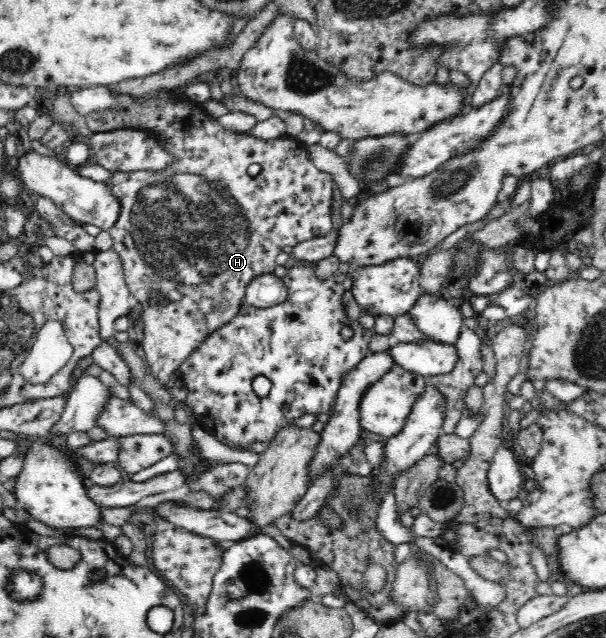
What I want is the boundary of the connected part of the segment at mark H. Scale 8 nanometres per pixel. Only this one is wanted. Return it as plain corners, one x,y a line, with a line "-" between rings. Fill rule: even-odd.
155,92
153,97
148,97
148,94
145,97
137,97
136,104
130,107
129,111
103,110
91,112
85,117
87,126
95,133
127,127
155,133
162,140
166,150
177,156
177,162
173,166
165,168
165,170
159,170
159,172
116,171
116,175
109,181
109,185
113,187
115,197
119,197
122,205
122,214
118,222
109,230
113,240
112,249
120,256
124,277
134,301
140,304
140,324
142,324
143,329
143,341
139,350
145,361
149,362
151,374
155,375
155,378
165,385
165,382
171,376
171,372
179,368
180,364
185,361
185,358
191,356
193,350
197,350
196,346
199,346
209,333
228,323
238,313
239,305
243,303
248,282
251,282
256,276
273,273
278,265
275,258
277,258
279,252
283,252
285,246
294,247
300,242
326,235
333,229
333,222
331,222
330,216
333,179
330,174
319,170
312,163
306,146
297,141
296,138
283,136
265,141
259,138
245,137
243,134
236,134
235,131
223,128
221,124
217,123
217,120
207,116
205,112
196,107
195,103
191,101
183,102
181,99
171,99
167,92
-
251,164
259,164
260,172
256,176
251,176
247,172

